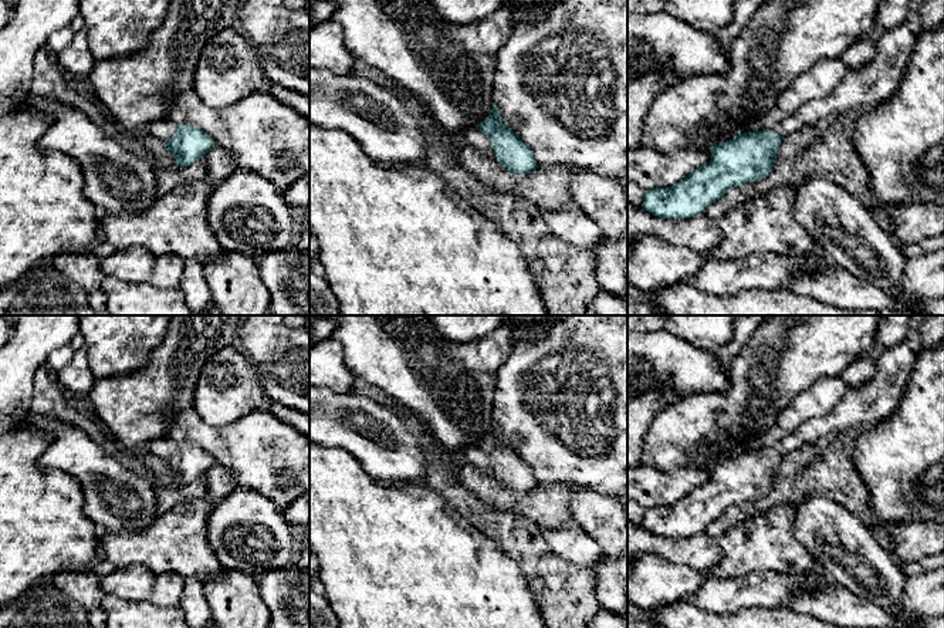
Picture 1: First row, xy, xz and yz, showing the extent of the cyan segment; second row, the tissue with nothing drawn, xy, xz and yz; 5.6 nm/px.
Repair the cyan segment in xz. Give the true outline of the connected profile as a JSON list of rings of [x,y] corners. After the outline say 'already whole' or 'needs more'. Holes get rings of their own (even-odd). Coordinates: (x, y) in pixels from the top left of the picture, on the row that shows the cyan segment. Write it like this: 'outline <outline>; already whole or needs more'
outline [[[495,104],[484,121],[461,135],[461,141],[484,156],[495,159],[511,173],[528,175],[538,168],[531,149],[508,125],[501,122]]]; needs more

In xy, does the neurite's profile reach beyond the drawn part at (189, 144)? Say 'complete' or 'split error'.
split error

